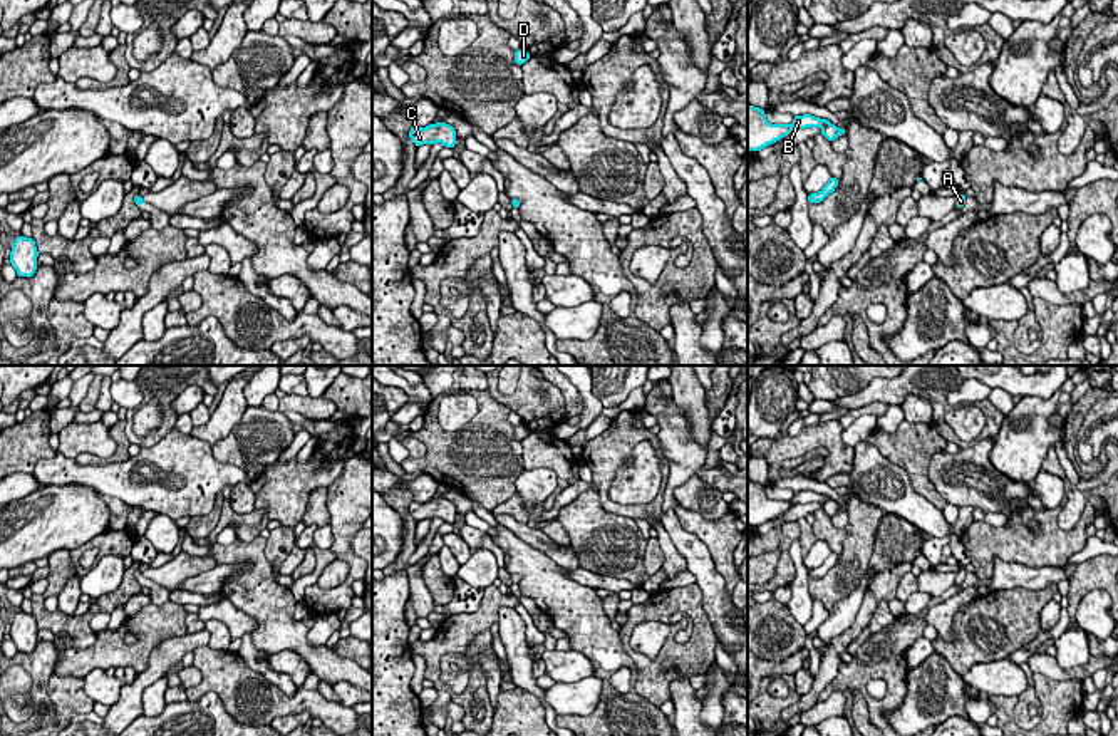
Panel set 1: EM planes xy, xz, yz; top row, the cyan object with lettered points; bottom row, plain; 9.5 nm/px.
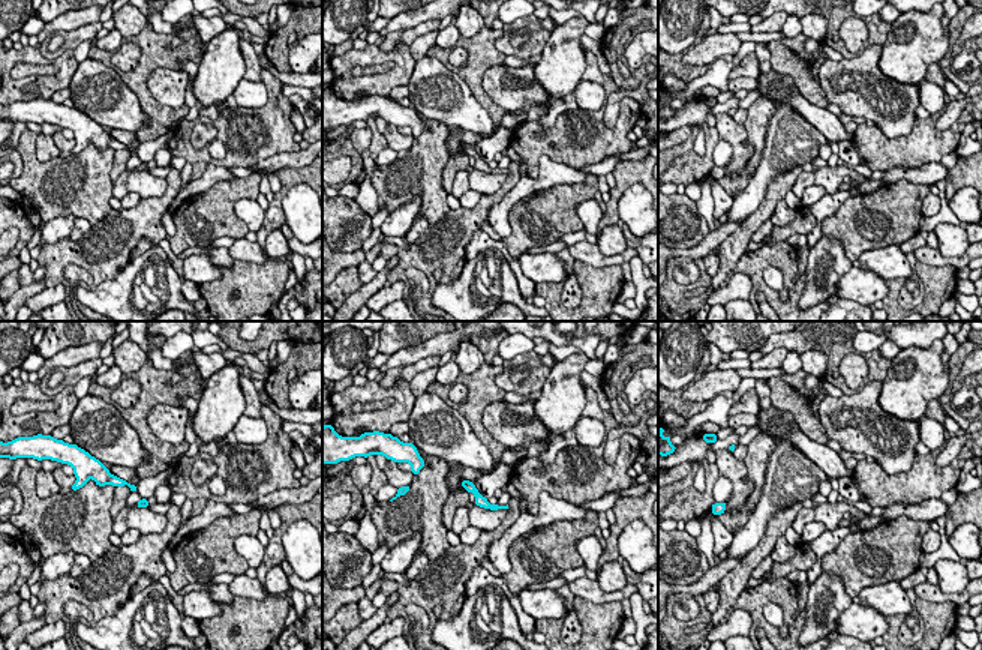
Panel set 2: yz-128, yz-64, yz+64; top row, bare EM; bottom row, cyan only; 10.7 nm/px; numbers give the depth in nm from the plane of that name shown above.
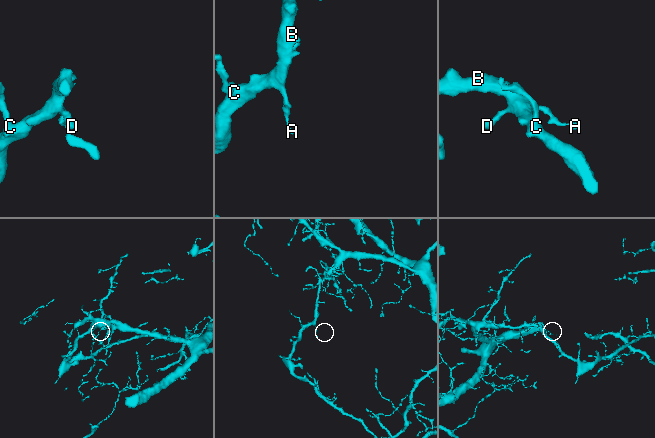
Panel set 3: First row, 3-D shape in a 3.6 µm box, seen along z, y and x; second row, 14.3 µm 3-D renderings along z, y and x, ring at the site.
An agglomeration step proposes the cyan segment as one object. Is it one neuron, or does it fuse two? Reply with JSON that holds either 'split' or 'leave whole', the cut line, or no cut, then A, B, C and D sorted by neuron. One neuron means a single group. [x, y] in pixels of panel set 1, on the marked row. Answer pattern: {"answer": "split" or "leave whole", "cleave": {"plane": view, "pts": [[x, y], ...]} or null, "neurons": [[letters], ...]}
{"answer": "leave whole", "cleave": null, "neurons": [["A", "B", "C", "D"]]}

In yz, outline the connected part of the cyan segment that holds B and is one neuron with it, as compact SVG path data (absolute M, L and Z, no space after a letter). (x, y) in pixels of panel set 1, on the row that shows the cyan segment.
M748 106L748 149L756 153L763 148L788 136L793 129L820 127L821 134L833 143L840 134L846 136L846 129L840 129L826 119L811 114L795 116L793 122L769 124L766 112L759 107Z

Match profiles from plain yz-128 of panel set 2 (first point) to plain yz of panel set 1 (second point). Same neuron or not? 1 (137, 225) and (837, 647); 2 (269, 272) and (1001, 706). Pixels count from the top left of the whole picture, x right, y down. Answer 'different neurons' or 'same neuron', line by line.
1: different neurons
2: same neuron

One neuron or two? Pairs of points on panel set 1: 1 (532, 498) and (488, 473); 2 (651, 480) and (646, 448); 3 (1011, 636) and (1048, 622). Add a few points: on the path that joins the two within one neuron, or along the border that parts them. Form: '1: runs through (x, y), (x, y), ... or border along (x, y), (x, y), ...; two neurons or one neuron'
1: border along (525, 470), (515, 482), (515, 492); two neurons
2: runs through (651, 471), (649, 456); one neuron
3: border along (1053, 597), (1041, 609), (1040, 629); two neurons

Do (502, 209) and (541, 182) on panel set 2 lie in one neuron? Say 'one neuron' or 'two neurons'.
one neuron

